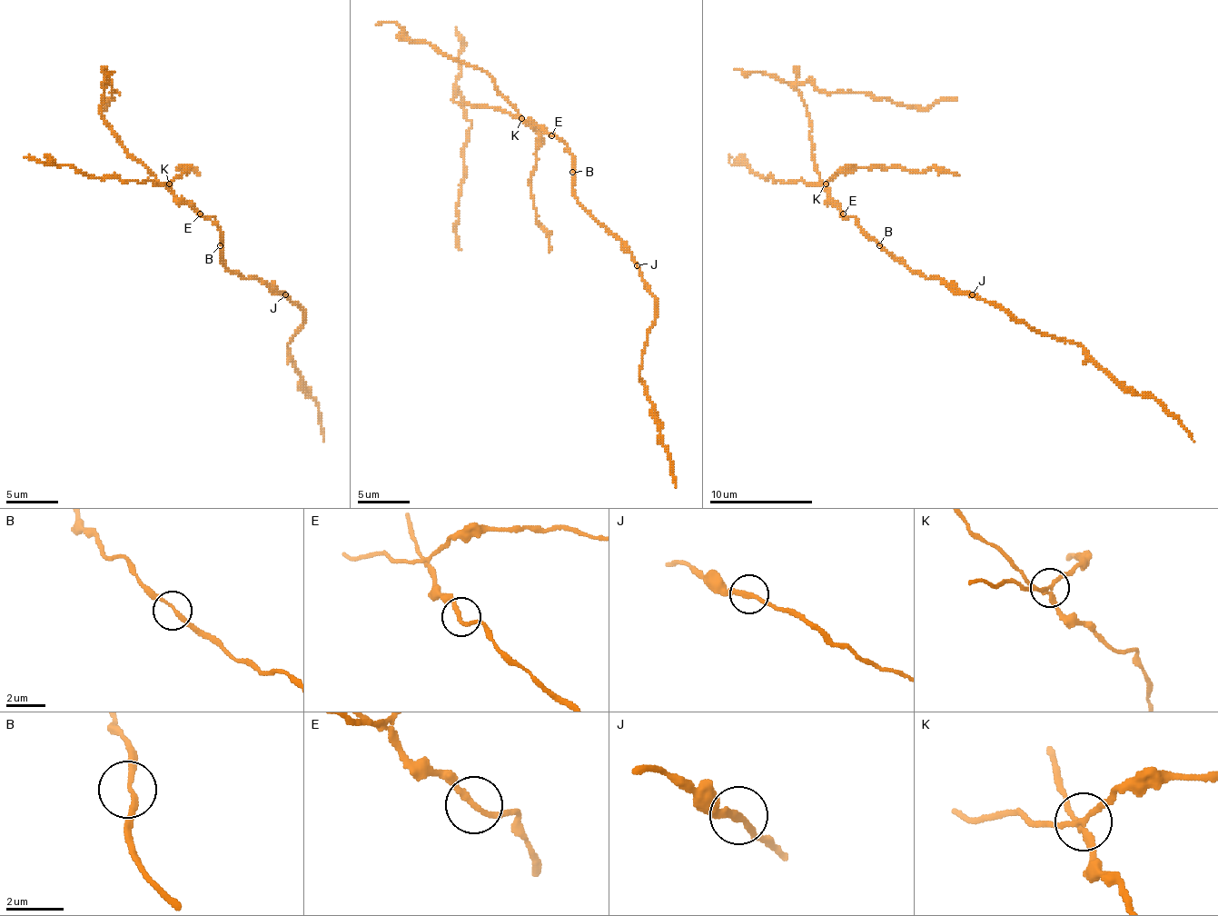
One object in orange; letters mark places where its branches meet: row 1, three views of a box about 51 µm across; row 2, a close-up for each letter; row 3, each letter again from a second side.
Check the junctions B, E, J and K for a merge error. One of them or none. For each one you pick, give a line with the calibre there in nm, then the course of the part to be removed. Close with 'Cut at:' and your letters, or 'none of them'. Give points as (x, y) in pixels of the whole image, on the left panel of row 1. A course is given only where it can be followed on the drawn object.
K: calibre 180 nm; course (169, 183), (91, 178), (75, 167), (24, 157)
Cut at: K

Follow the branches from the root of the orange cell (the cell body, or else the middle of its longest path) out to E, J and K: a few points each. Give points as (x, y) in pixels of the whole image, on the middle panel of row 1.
E: (575, 172), (572, 154), (562, 141), (551, 135)
J: (575, 172), (572, 195), (621, 242), (637, 265)
K: (575, 172), (575, 159), (564, 144), (554, 135), (549, 135), (539, 125), (526, 123), (520, 117)

